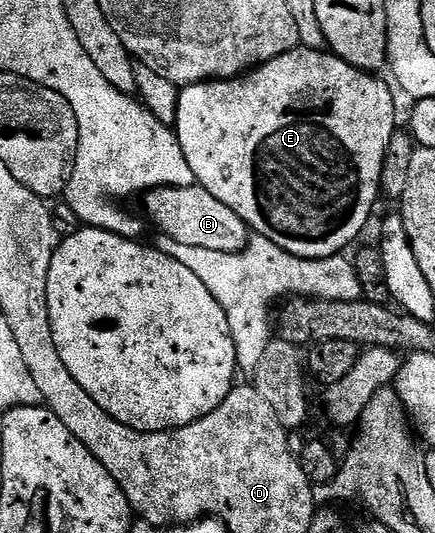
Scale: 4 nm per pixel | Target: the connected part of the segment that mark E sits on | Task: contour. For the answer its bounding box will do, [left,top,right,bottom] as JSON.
[176,48,398,258]

